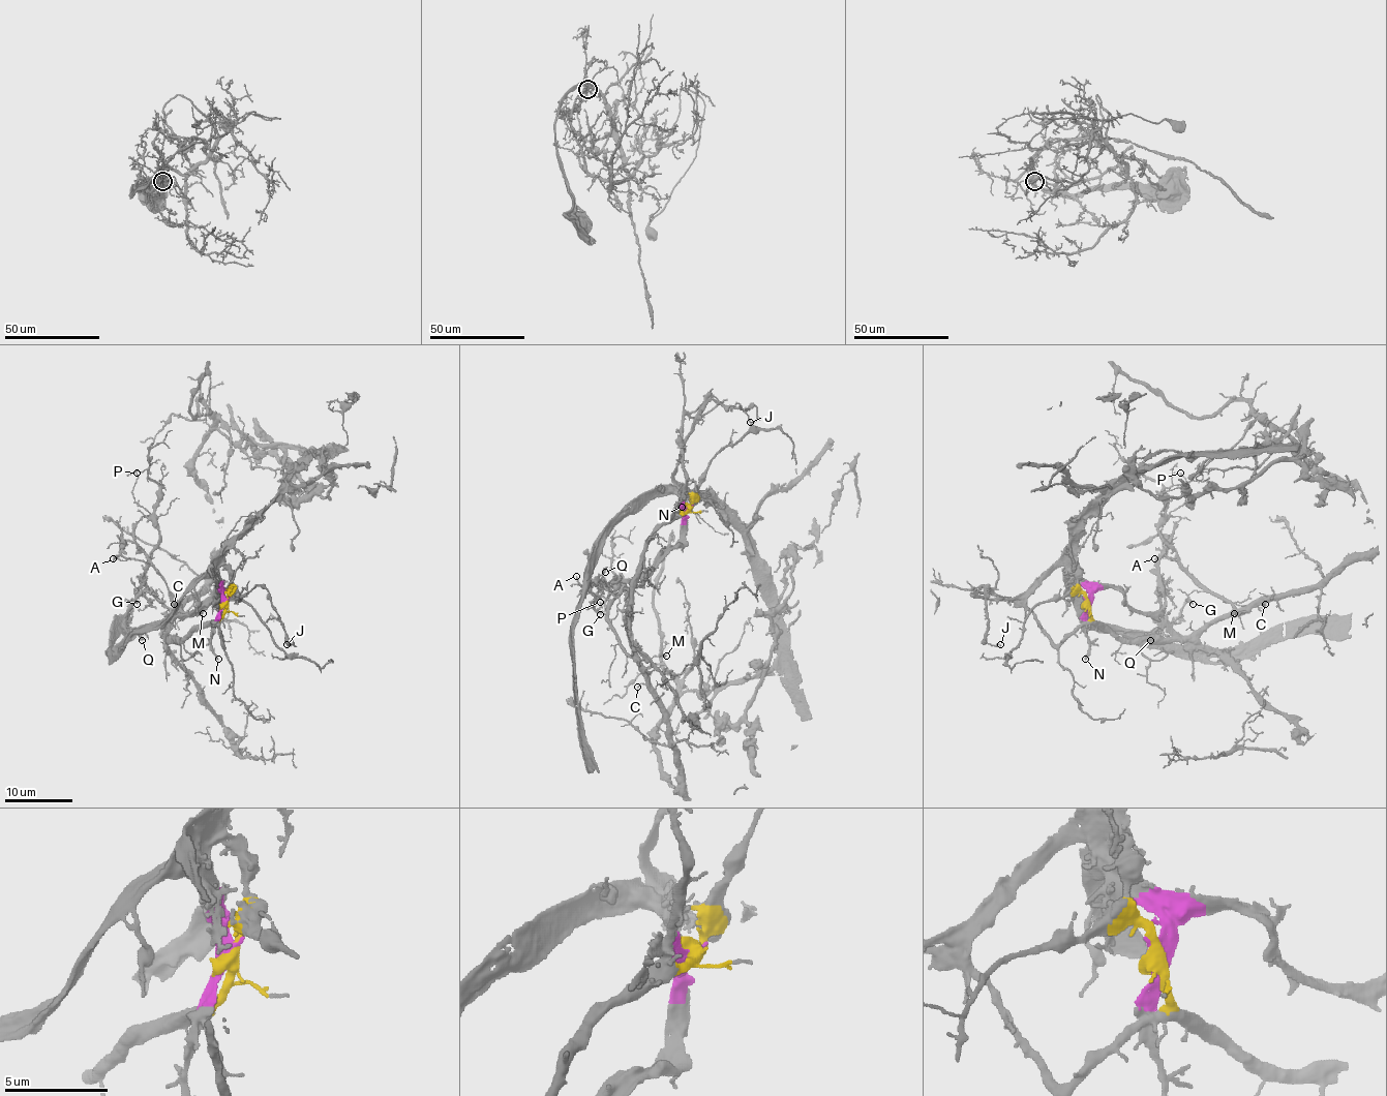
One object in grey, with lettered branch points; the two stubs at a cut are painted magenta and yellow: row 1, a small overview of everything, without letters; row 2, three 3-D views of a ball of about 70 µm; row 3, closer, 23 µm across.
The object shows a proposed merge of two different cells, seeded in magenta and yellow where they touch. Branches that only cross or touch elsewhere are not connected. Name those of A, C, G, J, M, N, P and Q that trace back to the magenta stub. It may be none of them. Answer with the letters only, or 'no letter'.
A, G, J, N, Q

